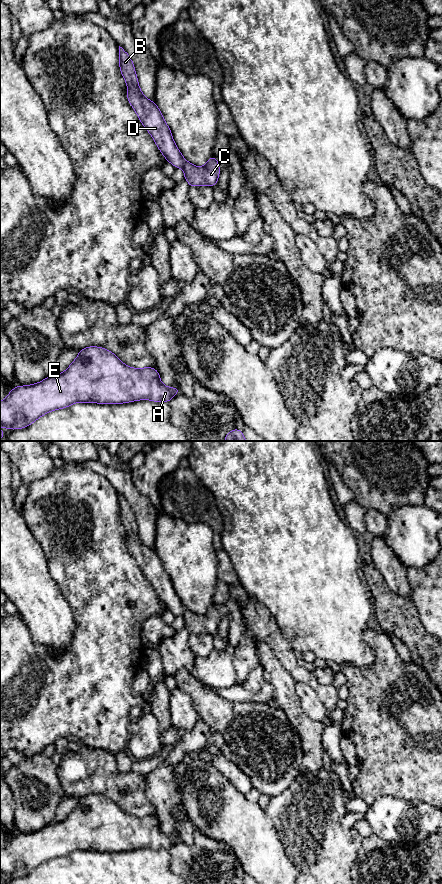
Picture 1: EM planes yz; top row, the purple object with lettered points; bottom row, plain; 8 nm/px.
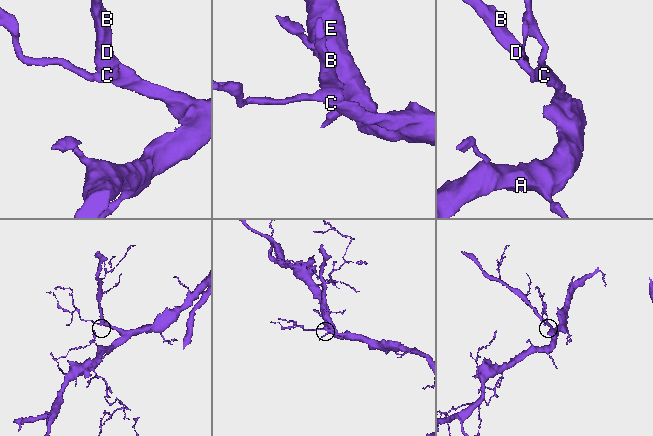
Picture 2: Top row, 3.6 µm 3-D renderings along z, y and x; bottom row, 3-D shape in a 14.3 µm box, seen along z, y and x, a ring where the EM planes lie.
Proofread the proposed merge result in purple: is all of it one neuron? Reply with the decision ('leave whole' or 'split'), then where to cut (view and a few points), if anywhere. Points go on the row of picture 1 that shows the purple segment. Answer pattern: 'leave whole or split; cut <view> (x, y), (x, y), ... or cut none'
leave whole; cut none

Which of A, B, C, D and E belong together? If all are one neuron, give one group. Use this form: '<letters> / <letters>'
A B C D E

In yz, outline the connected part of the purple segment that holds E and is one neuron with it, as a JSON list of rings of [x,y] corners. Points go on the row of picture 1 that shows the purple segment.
[[[88,346],[79,351],[63,373],[50,375],[35,384],[13,388],[0,402],[0,425],[10,430],[26,428],[41,416],[73,403],[115,405],[139,400],[169,403],[178,393],[179,386],[171,388],[162,384],[160,374],[154,367],[132,368],[109,350]]]

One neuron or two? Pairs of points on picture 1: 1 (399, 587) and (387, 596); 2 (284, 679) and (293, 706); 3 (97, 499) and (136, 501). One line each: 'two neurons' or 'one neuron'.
1: two neurons
2: one neuron
3: two neurons

